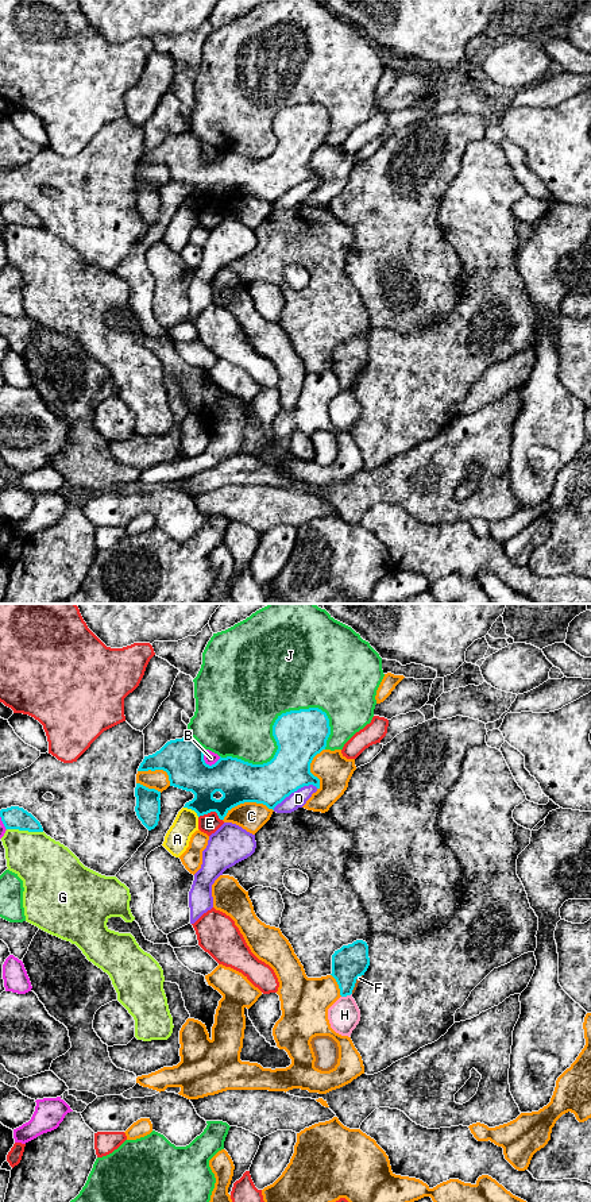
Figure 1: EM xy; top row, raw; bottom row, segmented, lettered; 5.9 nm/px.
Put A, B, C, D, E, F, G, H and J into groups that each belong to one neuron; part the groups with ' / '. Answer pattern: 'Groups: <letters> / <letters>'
Groups: A C D F H / B / E / G / J

